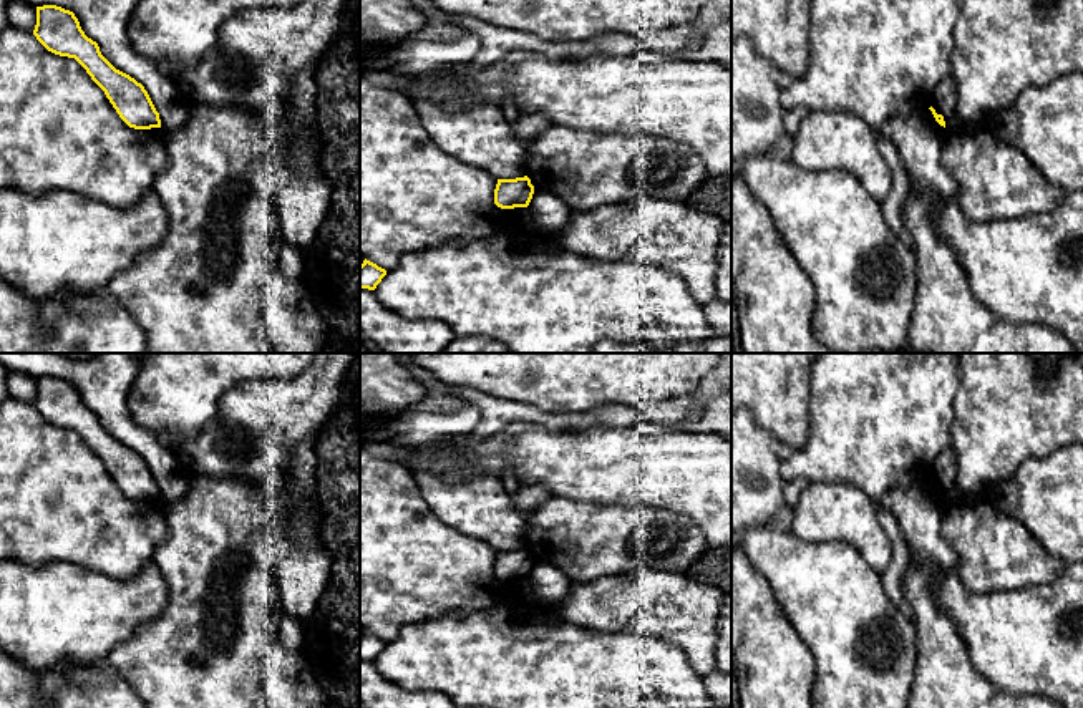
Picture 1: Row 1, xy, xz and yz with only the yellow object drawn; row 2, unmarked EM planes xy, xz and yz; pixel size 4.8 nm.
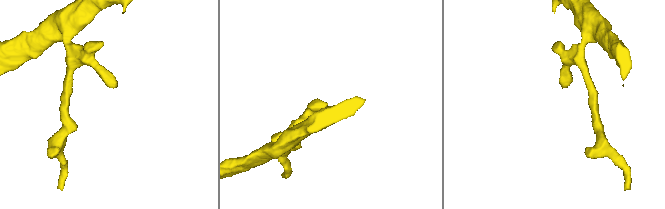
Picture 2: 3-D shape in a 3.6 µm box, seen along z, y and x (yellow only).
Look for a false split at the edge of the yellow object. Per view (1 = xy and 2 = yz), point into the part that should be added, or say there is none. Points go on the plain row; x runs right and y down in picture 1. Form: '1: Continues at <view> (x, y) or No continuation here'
1: No continuation here
2: No continuation here

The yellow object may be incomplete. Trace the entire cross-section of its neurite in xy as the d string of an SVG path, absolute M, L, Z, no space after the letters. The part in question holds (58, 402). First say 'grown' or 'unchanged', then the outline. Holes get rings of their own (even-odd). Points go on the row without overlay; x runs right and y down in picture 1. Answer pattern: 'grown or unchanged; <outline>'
unchanged; M56 376L36 378L33 406L48 423L75 429L129 499L161 499L159 484L144 458L101 426L98 415L85 406L73 383Z

